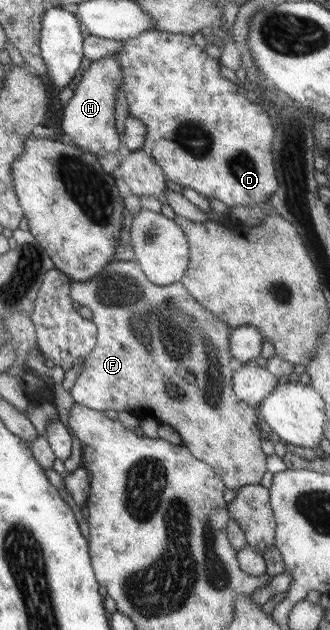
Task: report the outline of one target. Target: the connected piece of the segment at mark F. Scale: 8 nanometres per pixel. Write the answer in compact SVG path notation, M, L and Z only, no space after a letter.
M110 260L108 264L104 266L104 269L93 278L90 278L90 280L86 282L72 282L69 293L72 301L77 302L80 306L86 306L86 308L90 310L92 313L91 321L97 328L95 346L84 358L82 371L80 371L80 374L76 377L72 388L68 390L68 394L73 402L85 406L90 410L105 412L111 415L124 410L136 416L138 419L144 419L145 417L154 418L158 423L167 424L170 428L173 428L181 438L180 444L186 447L194 458L210 466L218 475L218 478L221 478L221 482L226 489L236 492L236 490L242 486L259 484L262 474L266 472L266 456L262 453L262 449L260 449L261 438L258 436L259 426L256 425L256 408L252 408L252 406L248 406L248 404L244 404L244 402L238 400L232 390L231 378L233 370L237 367L234 365L234 361L229 352L230 328L227 324L215 318L210 311L200 306L196 300L193 300L192 295L184 289L184 286L182 286L180 282L170 284L169 286L155 286L151 284L143 276L135 260Z

